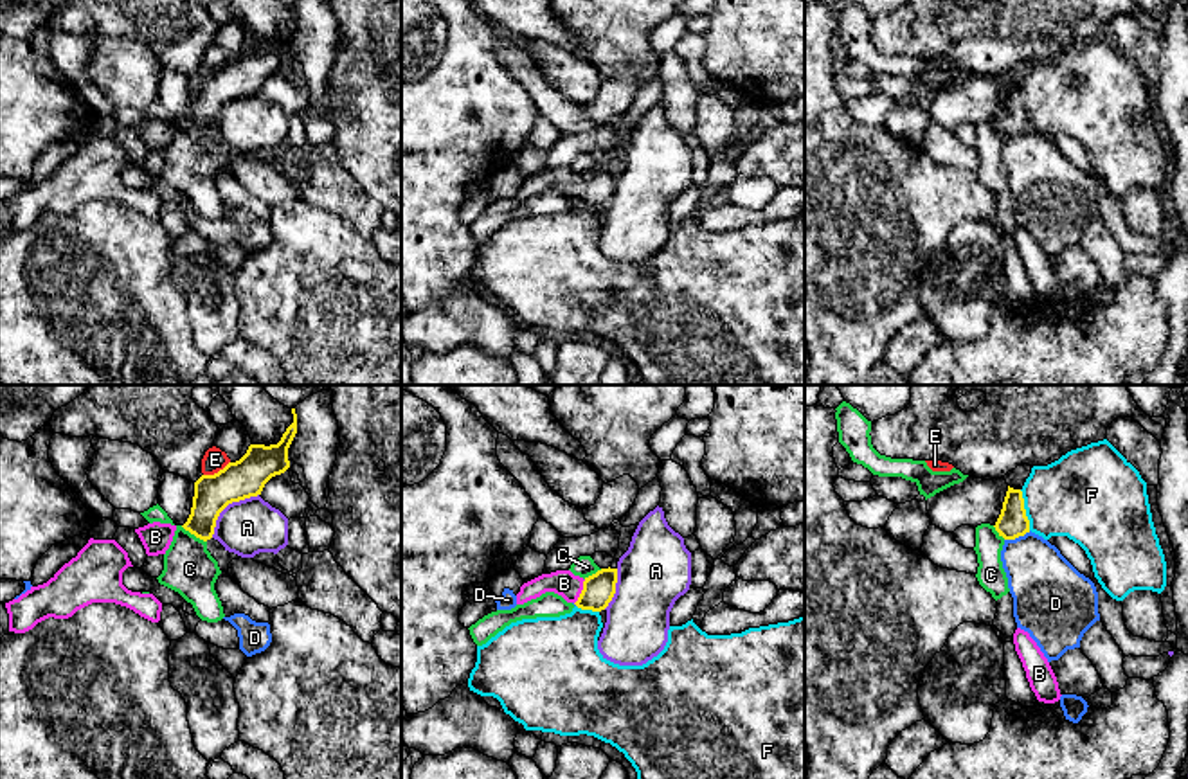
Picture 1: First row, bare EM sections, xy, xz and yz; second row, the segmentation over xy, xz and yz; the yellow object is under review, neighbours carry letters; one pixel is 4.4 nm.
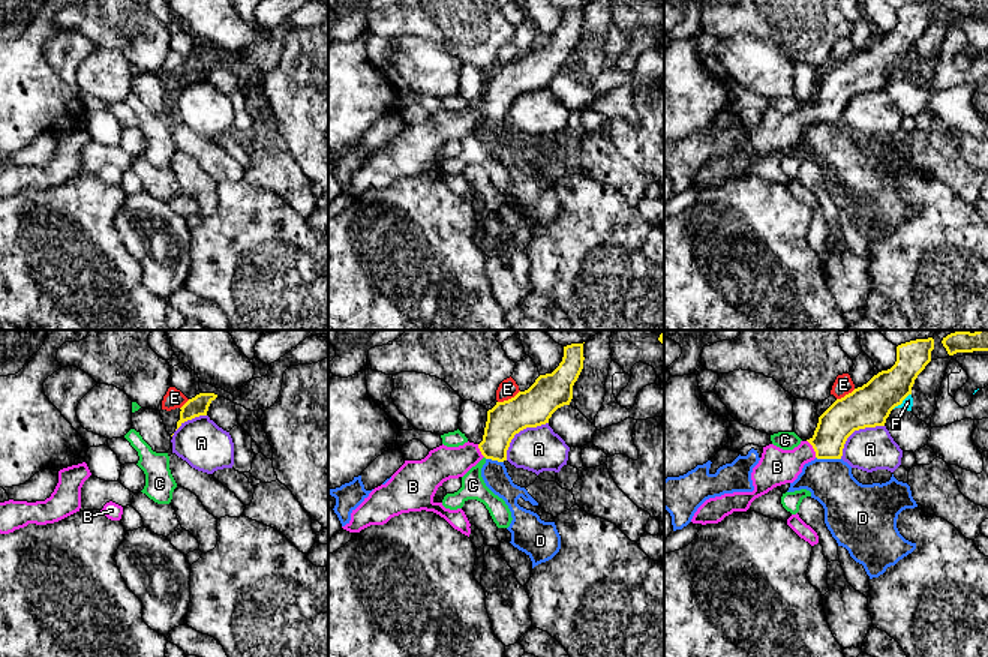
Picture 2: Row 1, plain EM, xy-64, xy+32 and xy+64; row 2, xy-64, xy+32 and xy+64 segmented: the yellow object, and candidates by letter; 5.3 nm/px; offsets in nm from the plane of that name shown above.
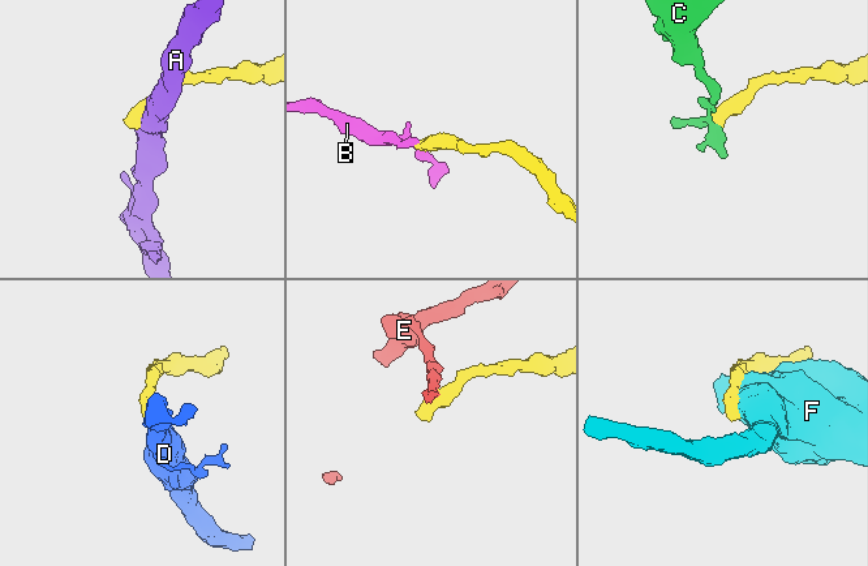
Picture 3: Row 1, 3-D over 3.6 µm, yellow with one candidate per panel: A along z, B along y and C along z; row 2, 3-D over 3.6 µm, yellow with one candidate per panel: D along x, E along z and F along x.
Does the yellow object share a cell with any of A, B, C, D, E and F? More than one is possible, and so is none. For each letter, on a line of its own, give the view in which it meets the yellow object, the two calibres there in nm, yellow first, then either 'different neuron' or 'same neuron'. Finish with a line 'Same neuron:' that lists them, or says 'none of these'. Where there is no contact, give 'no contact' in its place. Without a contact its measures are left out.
A: meets yellow in xy; 170 nm thick on the yellow side, 260 nm on the other; different neuron
B: meets yellow in xz; 140 nm thick on the yellow side, 120 nm on the other; same neuron
C: meets yellow in xy; 170 nm thick on the yellow side, 240 nm on the other; different neuron
D: meets yellow in yz; 140 nm thick on the yellow side, 300 nm on the other; different neuron
E: meets yellow in xy; 170 nm thick on the yellow side, 100 nm on the other; different neuron
F: meets yellow in yz; 140 nm thick on the yellow side, 380 nm on the other; different neuron
Same neuron: B

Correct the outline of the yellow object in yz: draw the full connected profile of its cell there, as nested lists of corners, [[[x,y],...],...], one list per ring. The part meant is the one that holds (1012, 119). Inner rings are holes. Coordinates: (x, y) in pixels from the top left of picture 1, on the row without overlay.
[[[1008,83],[1001,112],[994,124],[1004,137],[1015,137],[1030,130],[1030,117],[1026,113],[1021,86],[1013,86]]]

